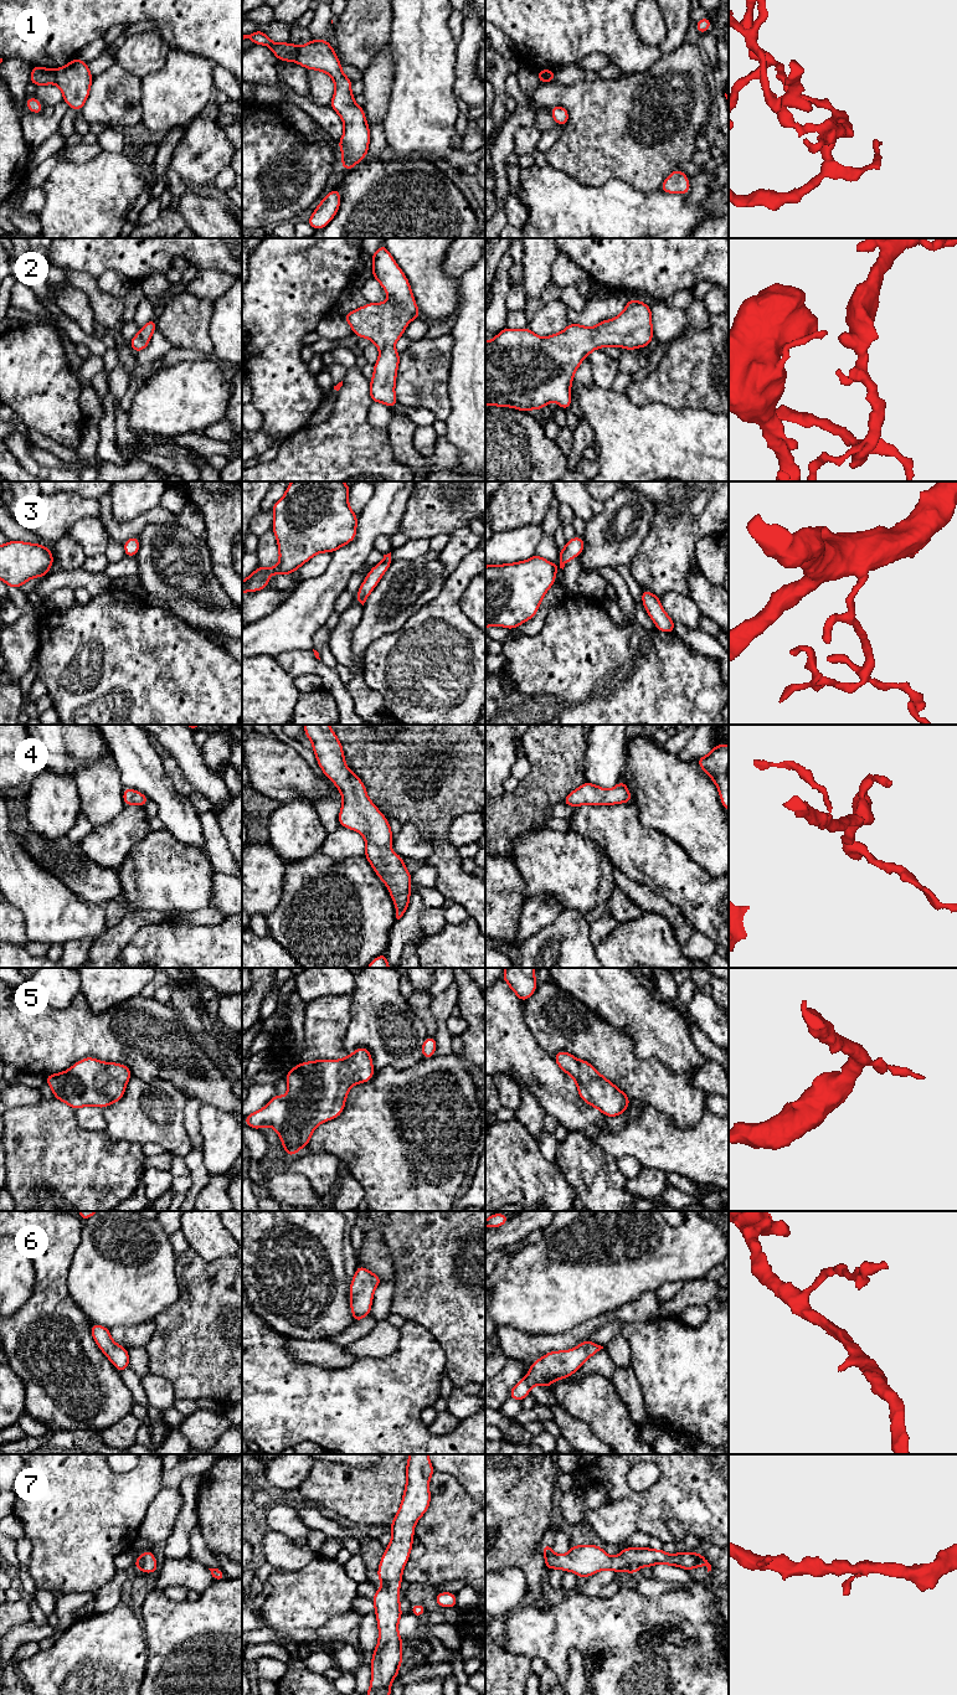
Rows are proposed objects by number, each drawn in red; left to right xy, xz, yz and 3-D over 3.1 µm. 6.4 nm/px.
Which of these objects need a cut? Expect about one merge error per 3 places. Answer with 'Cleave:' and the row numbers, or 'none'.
Cleave: 1

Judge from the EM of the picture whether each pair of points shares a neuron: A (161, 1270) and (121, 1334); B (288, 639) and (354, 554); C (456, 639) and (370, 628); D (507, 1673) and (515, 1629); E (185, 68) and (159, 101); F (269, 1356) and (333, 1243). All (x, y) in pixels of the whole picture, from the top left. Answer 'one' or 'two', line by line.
A: two
B: one
C: two
D: two
E: one
F: two

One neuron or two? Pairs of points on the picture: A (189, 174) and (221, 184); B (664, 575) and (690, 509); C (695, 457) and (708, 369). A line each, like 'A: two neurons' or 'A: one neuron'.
A: two neurons
B: one neuron
C: two neurons

